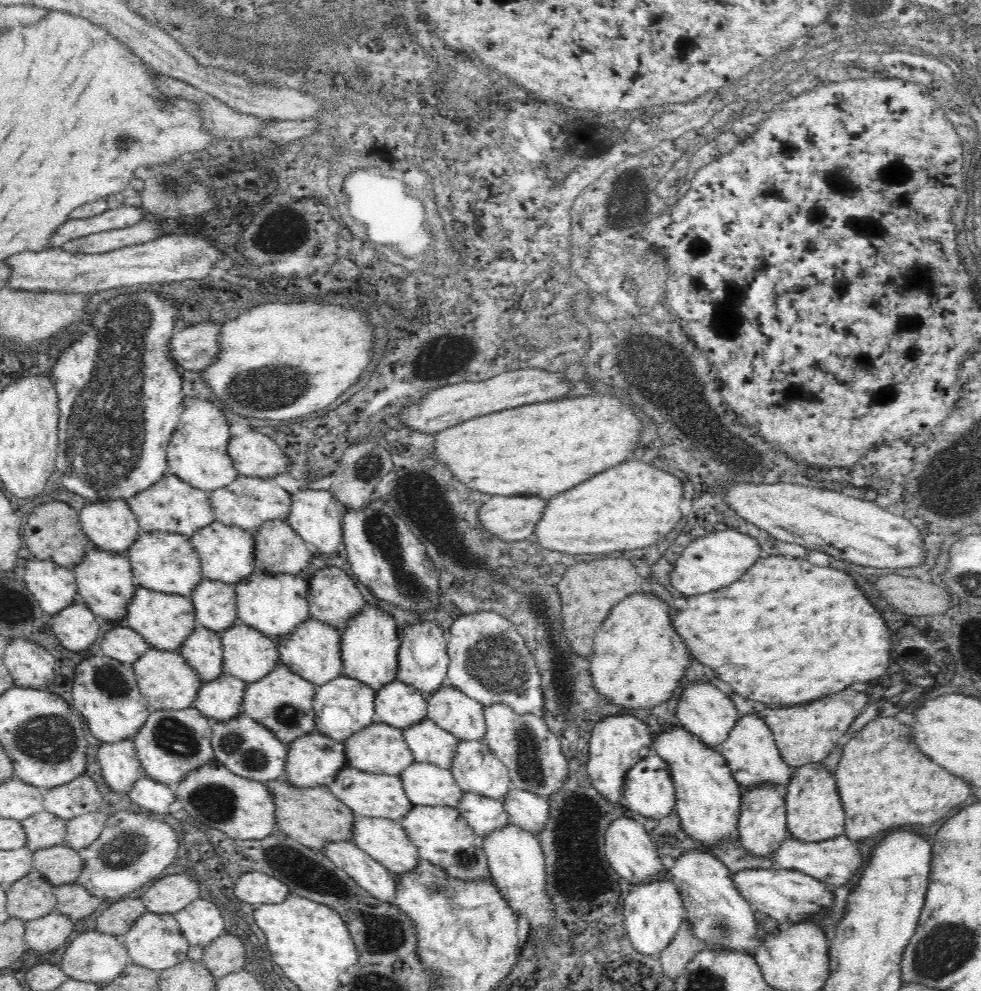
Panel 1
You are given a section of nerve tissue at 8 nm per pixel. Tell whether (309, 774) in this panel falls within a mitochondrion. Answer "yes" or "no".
no

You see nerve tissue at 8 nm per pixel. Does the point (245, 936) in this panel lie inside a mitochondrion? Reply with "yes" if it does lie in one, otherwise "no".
no

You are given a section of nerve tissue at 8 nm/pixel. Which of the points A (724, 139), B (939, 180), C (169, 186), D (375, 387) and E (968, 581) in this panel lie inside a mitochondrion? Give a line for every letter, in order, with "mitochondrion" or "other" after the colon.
A: mitochondrion
B: other
C: mitochondrion
D: other
E: mitochondrion

